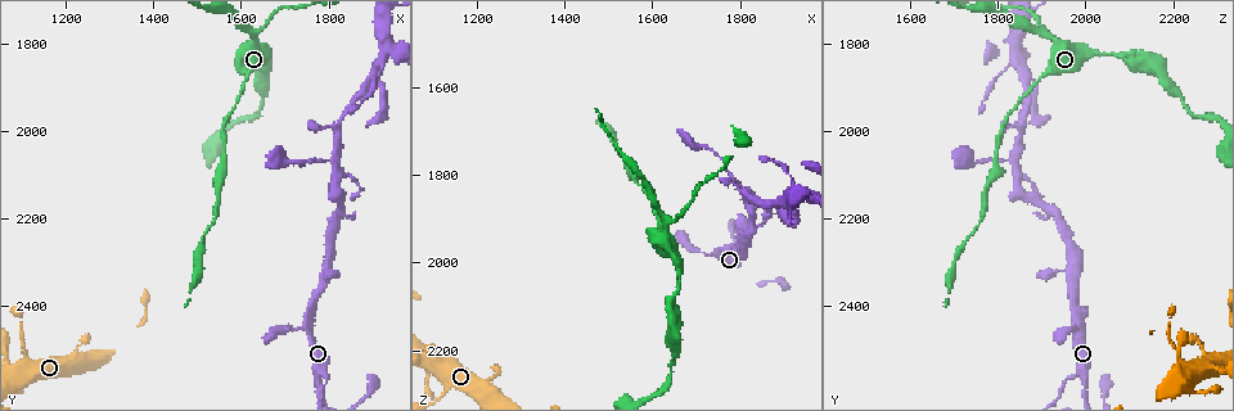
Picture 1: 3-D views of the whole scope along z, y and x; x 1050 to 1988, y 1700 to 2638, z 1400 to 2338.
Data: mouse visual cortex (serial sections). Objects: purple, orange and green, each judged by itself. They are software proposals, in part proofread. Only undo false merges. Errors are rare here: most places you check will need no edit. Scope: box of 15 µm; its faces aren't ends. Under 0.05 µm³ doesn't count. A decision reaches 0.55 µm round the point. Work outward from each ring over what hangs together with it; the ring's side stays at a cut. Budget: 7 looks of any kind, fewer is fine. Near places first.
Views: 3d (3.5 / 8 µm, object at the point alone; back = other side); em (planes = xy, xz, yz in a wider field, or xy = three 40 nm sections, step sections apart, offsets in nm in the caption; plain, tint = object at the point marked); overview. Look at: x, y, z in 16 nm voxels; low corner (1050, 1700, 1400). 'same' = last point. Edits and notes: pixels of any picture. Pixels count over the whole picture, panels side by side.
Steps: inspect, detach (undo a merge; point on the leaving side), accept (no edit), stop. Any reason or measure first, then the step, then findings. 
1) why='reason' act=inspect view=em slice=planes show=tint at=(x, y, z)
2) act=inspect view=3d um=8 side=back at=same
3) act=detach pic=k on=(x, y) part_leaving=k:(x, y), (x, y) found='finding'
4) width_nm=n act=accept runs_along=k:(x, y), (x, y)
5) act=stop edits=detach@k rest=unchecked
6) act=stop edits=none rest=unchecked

why='three arms meet' act=inspect view=3d um=3.5 at=(1815, 2075, 1845)

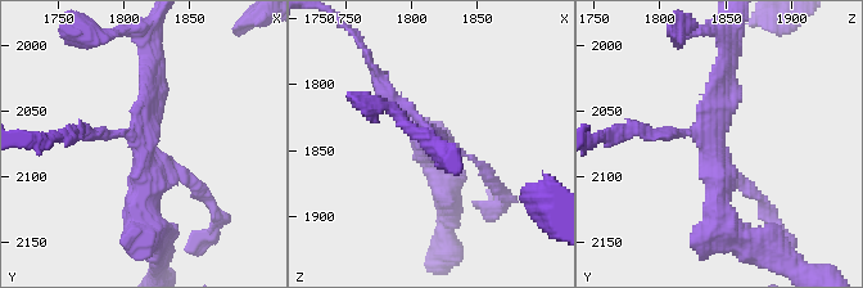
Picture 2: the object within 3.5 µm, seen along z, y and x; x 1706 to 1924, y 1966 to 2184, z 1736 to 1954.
why='need the tissue' act=inspect view=em slice=xy step=1 show=tint at=(1818, 2078, 1842)

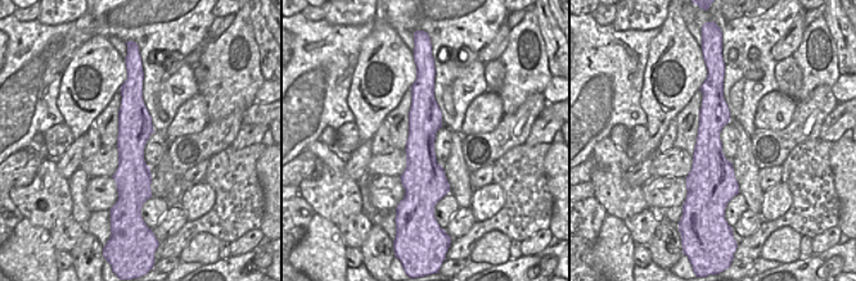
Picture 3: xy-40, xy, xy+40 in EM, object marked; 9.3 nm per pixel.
act=accept runs_along=2:(149, 233), (141, 174), (153, 63) found='one cell here'

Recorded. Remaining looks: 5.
why='sharp bend' act=inspect view=3d um=3.5 at=(1930, 1810, 1840)

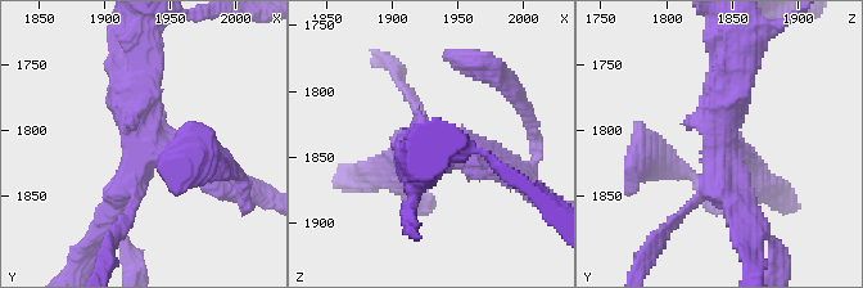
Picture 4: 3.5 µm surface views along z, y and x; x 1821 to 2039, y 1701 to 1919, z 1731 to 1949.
arm_widths_nm=150,300,300,600 act=accept found='continuous, no second cell'

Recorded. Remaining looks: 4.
why='three arms meet' act=inspect view=3d um=8 at=(1630, 1780, 1905)

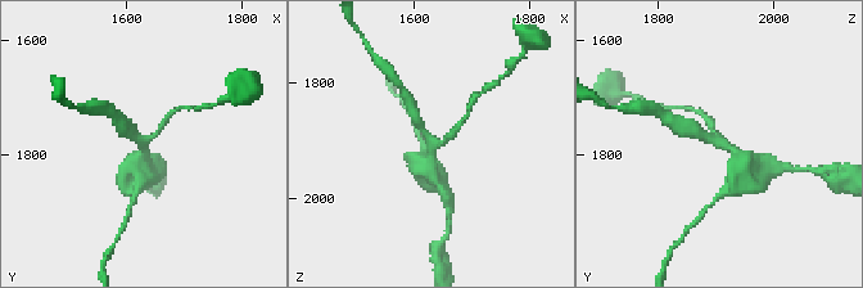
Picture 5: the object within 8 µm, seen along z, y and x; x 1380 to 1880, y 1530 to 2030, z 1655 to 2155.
act=inspect view=3d um=3.5 at=(1635, 1780, 1905)

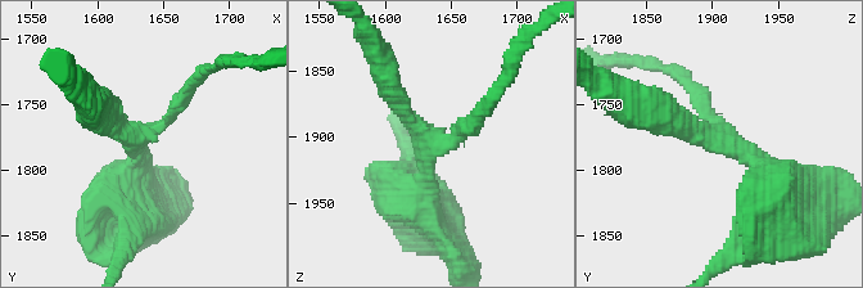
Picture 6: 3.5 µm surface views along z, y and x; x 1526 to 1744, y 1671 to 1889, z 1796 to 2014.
arms=3 arm_widths_nm=200,250,400 why='shape alone is not enough' act=inspect view=em slice=xy step=2 show=tint at=(1630, 1776, 1906)

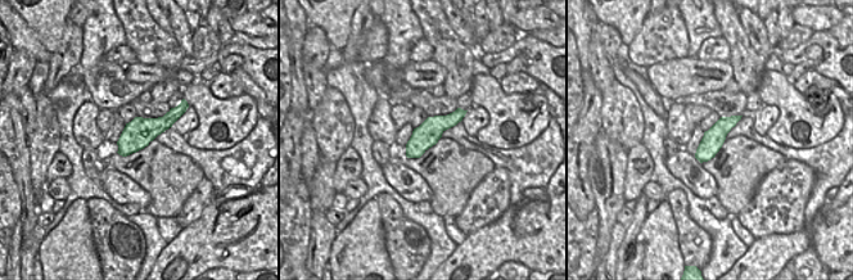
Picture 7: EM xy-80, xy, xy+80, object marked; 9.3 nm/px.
act=accept runs_along=6:(776, 190), (750, 154), (655, 103) found='continuous, no second cell'

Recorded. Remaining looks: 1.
act=stop edits=none rest=unchecked

